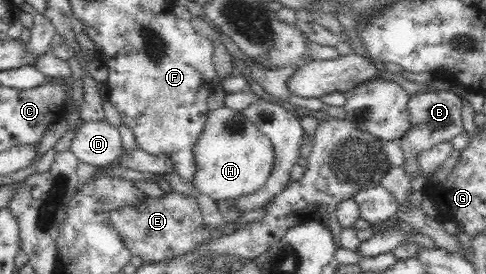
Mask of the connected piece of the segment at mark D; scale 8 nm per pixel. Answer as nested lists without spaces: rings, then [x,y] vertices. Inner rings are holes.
[[[90,121],[77,128],[70,150],[78,162],[99,168],[115,162],[121,148],[118,128],[106,121]]]

